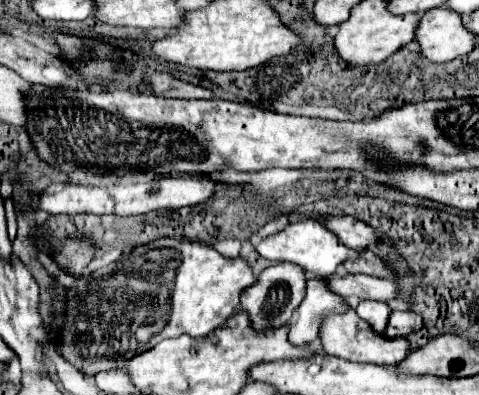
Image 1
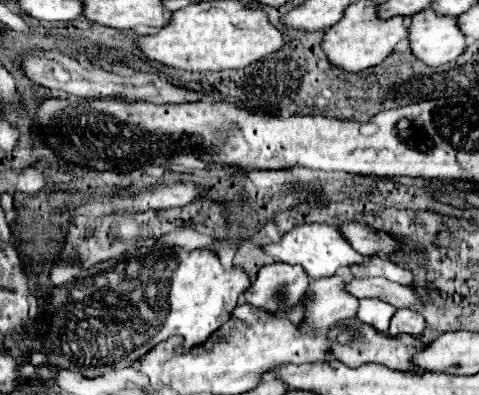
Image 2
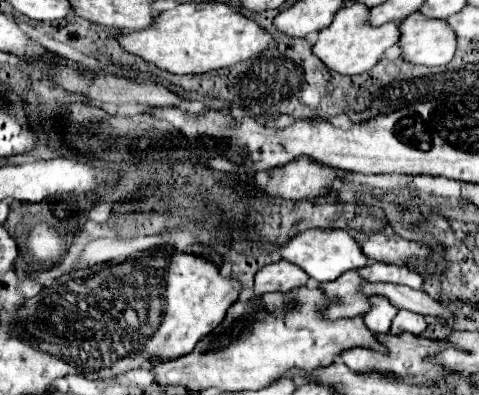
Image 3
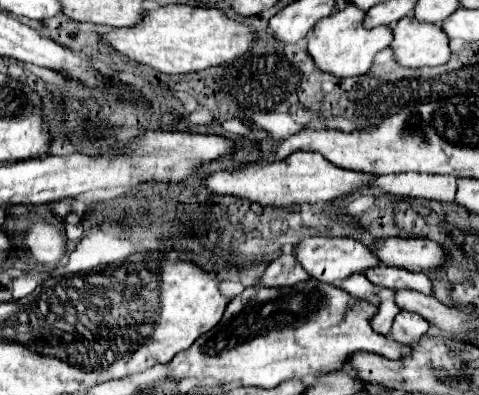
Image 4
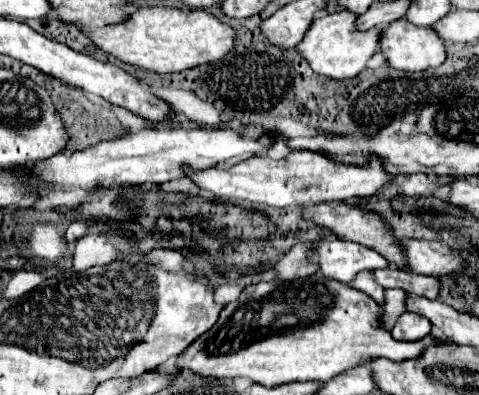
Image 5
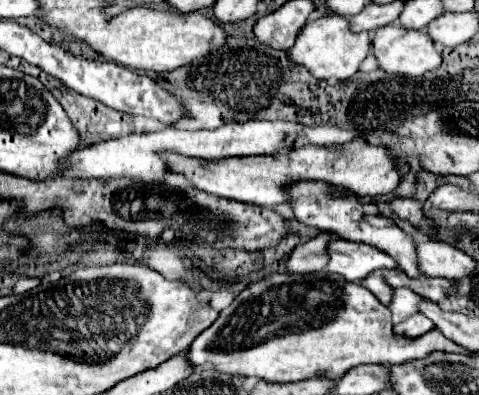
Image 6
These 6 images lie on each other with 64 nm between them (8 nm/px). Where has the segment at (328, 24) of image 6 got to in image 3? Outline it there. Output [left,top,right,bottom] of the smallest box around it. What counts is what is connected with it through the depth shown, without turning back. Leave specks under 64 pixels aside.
[312,2,400,76]

